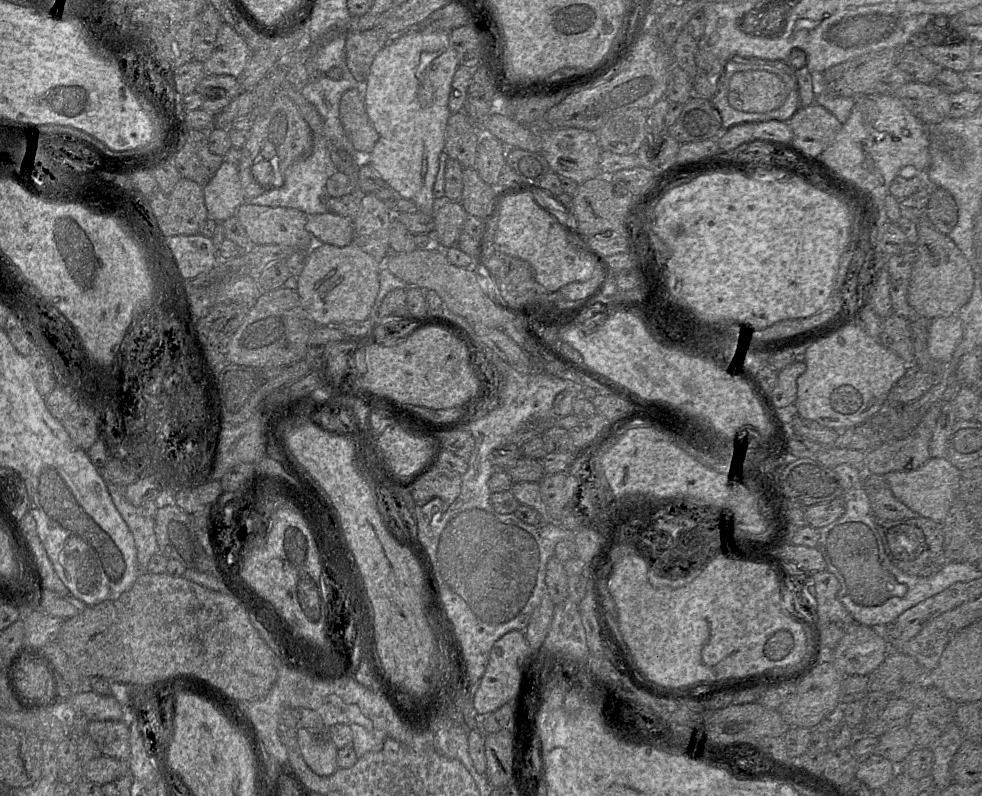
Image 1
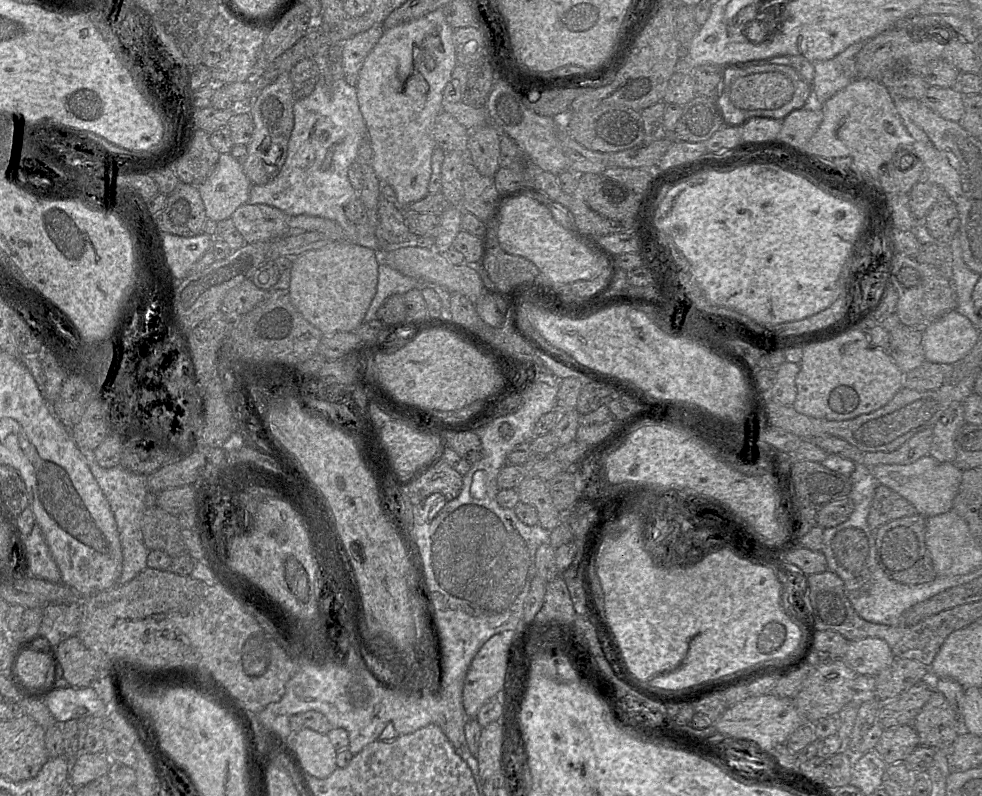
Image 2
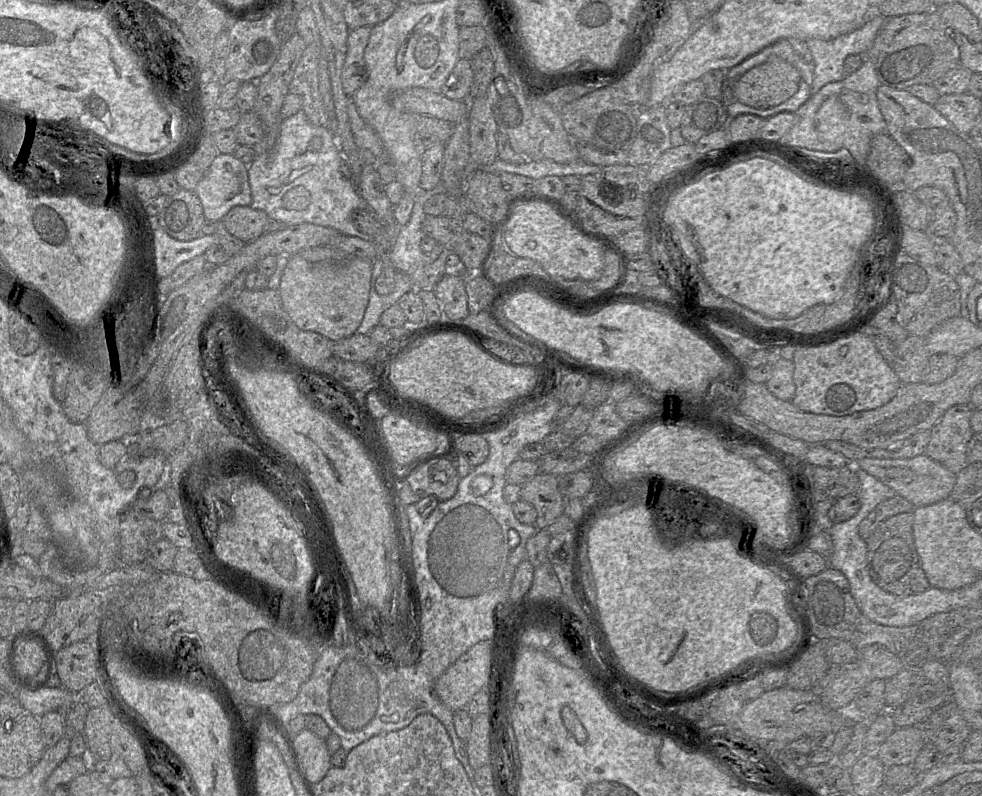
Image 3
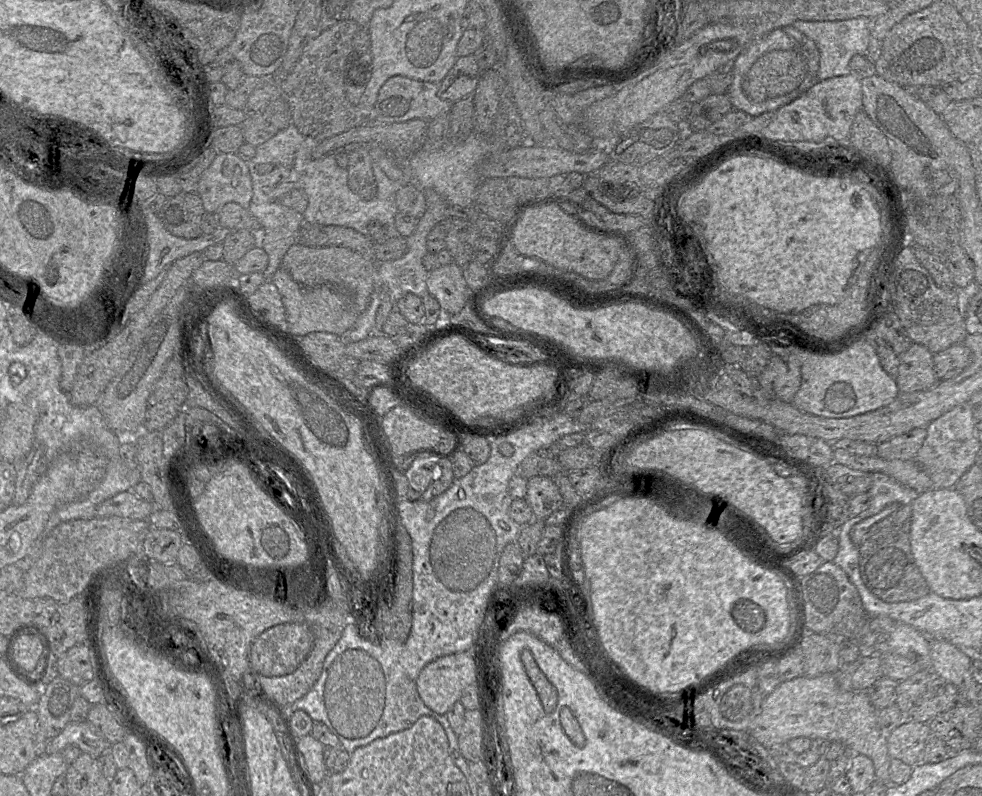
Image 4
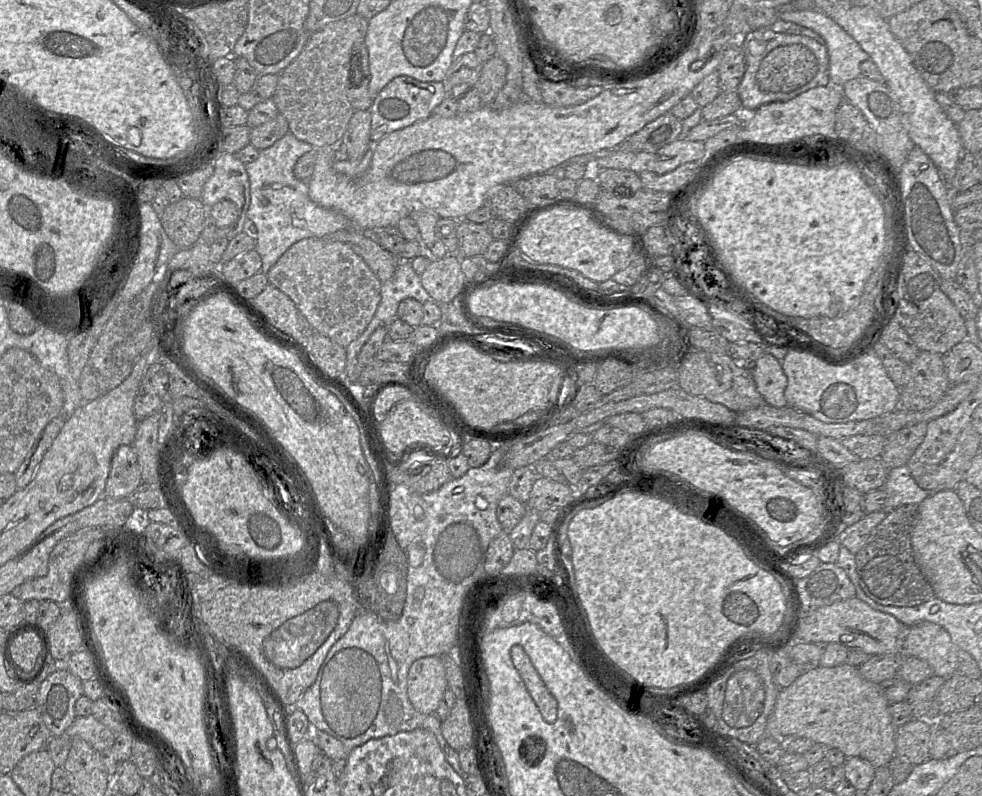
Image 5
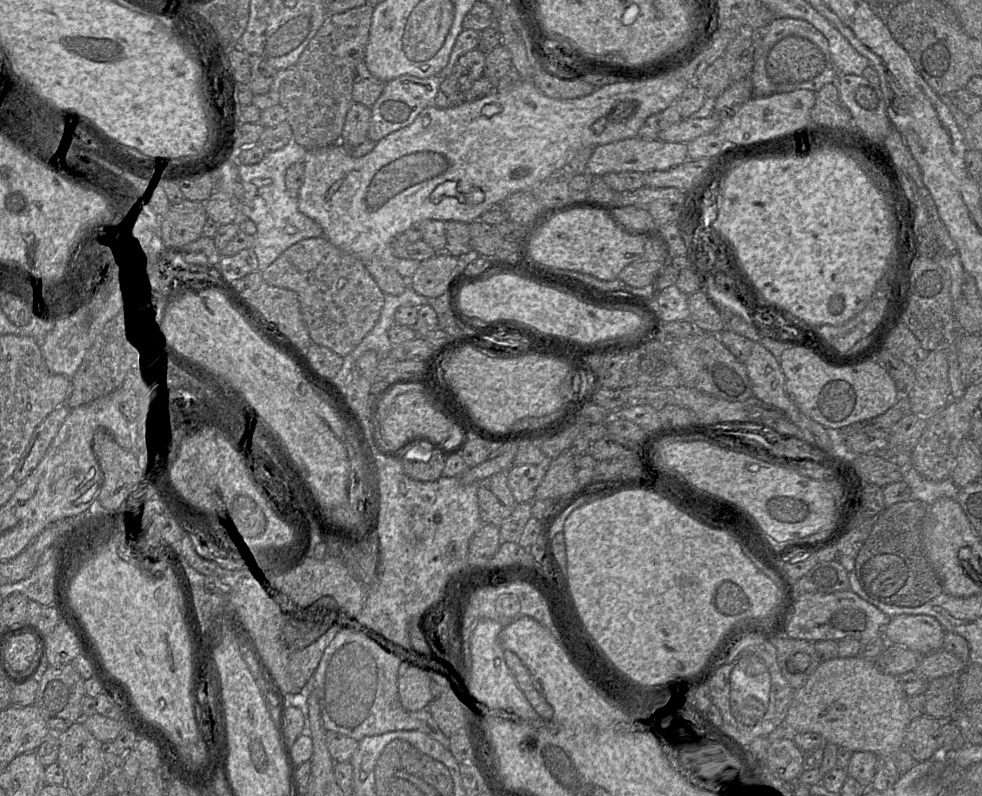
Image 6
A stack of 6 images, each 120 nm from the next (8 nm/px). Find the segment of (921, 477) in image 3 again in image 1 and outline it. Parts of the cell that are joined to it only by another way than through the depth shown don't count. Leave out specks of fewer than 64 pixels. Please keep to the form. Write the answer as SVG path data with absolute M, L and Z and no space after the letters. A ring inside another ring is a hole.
M930 458L920 468L908 472L889 472L884 476L894 496L920 516L942 523L955 499L961 471L947 458Z

